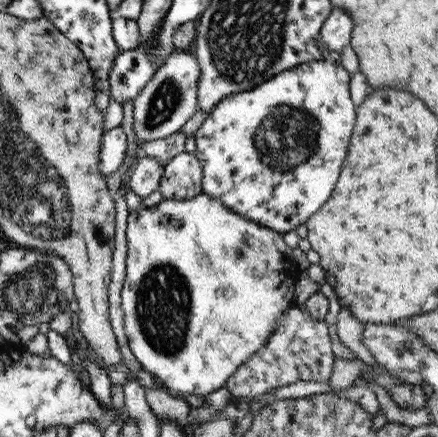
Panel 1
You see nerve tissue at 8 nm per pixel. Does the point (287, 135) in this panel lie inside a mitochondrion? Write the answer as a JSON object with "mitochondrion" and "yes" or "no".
{"mitochondrion":"yes"}

